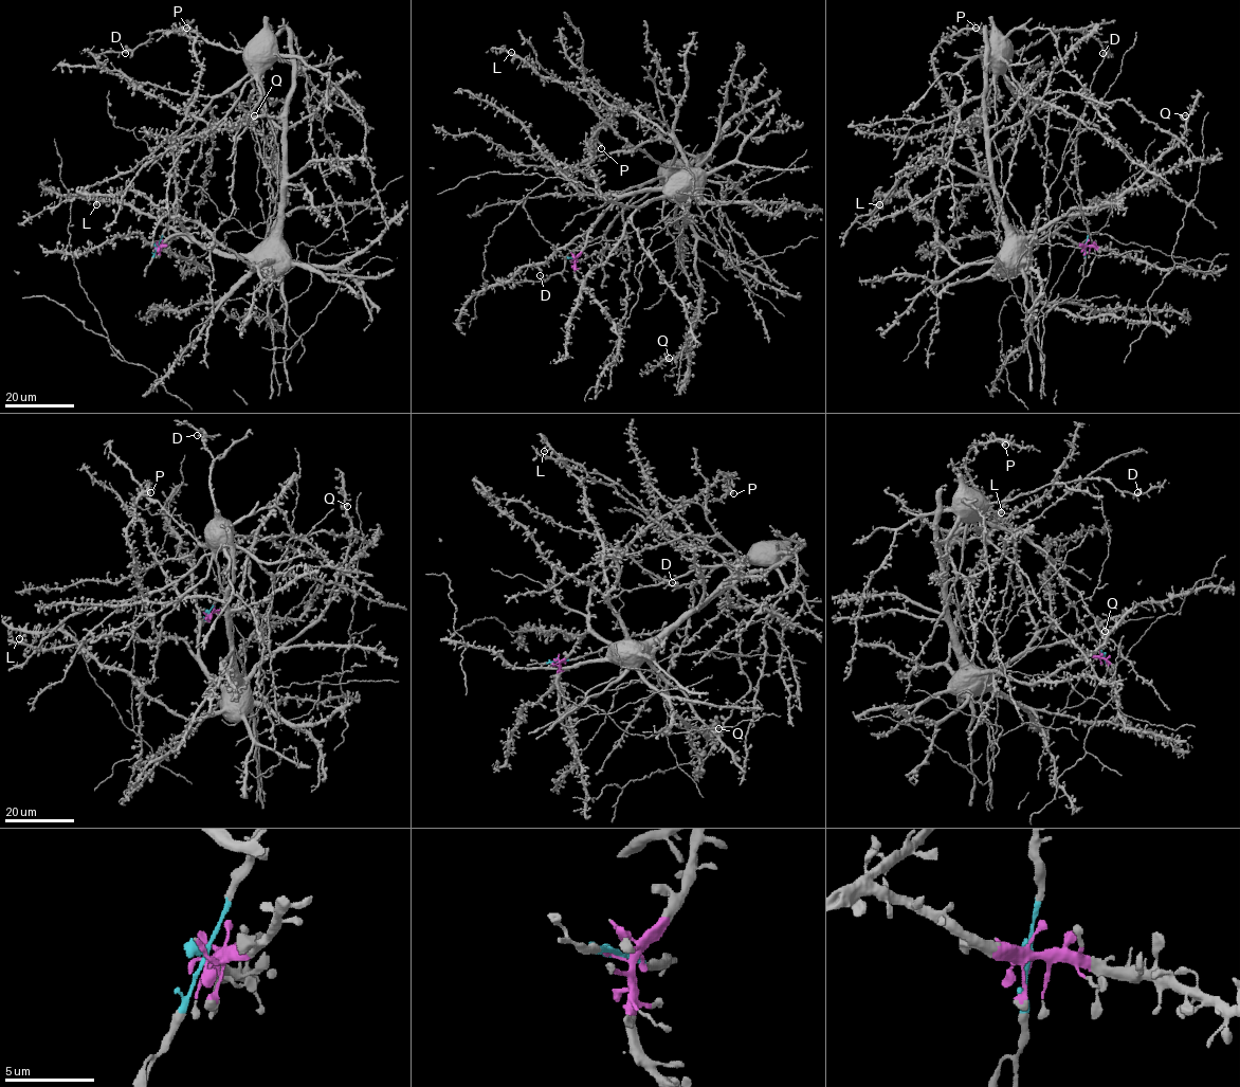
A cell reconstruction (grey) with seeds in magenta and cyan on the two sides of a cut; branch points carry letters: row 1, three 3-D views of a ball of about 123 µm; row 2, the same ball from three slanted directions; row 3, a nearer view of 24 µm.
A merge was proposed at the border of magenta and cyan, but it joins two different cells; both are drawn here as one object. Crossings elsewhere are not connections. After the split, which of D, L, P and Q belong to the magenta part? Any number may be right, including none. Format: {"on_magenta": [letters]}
{"on_magenta": ["L", "P", "Q"]}

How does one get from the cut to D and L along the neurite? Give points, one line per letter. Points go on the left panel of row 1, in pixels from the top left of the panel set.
D: (157, 246), (199, 156), (213, 119), (207, 105), (249, 66), (243, 53), (181, 29), (156, 31), (125, 53)
L: (157, 246), (183, 234), (208, 249), (271, 260), (249, 265), (140, 193), (101, 194), (96, 204)

